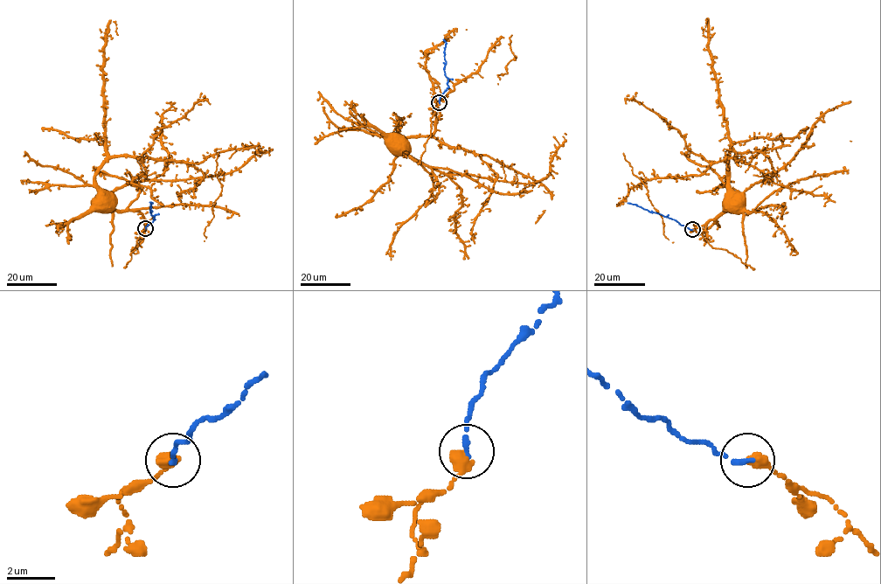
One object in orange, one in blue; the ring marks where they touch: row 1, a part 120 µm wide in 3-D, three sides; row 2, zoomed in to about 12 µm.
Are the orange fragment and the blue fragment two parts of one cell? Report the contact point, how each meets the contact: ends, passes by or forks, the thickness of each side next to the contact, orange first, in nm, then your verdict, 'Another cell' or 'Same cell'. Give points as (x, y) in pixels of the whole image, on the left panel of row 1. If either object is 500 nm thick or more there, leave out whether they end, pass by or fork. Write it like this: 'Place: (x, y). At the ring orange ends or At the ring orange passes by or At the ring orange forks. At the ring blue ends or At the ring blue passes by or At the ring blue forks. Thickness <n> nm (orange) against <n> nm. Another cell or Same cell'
Place: (145, 228). Thickness 500 nm (orange) against 220 nm. Same cell

